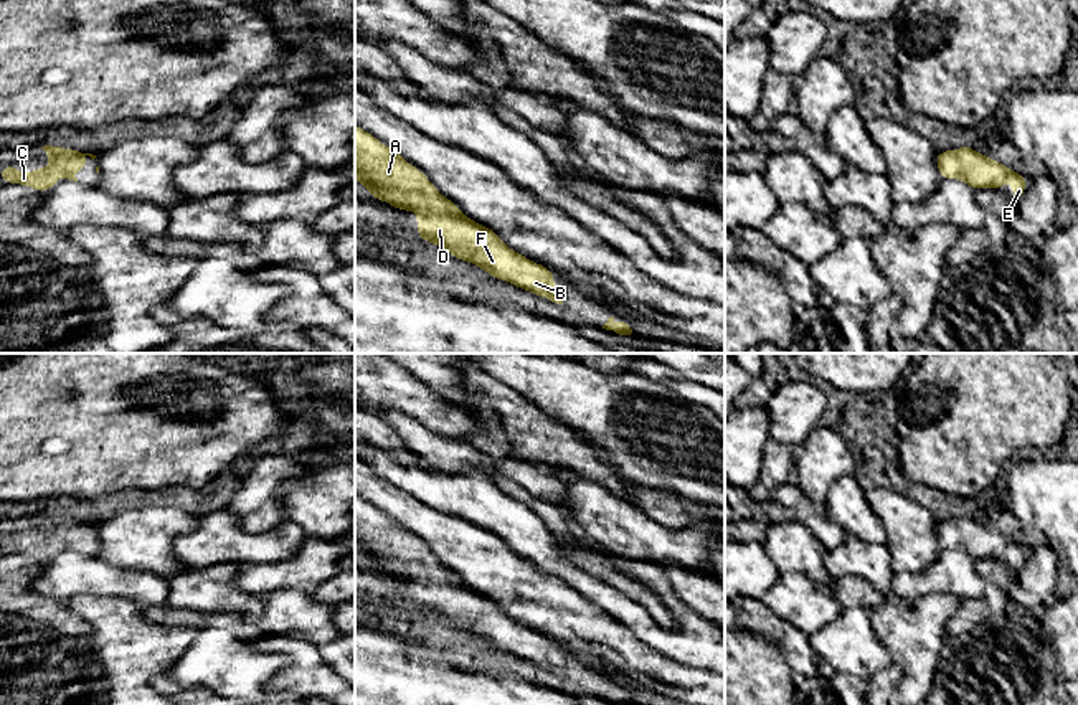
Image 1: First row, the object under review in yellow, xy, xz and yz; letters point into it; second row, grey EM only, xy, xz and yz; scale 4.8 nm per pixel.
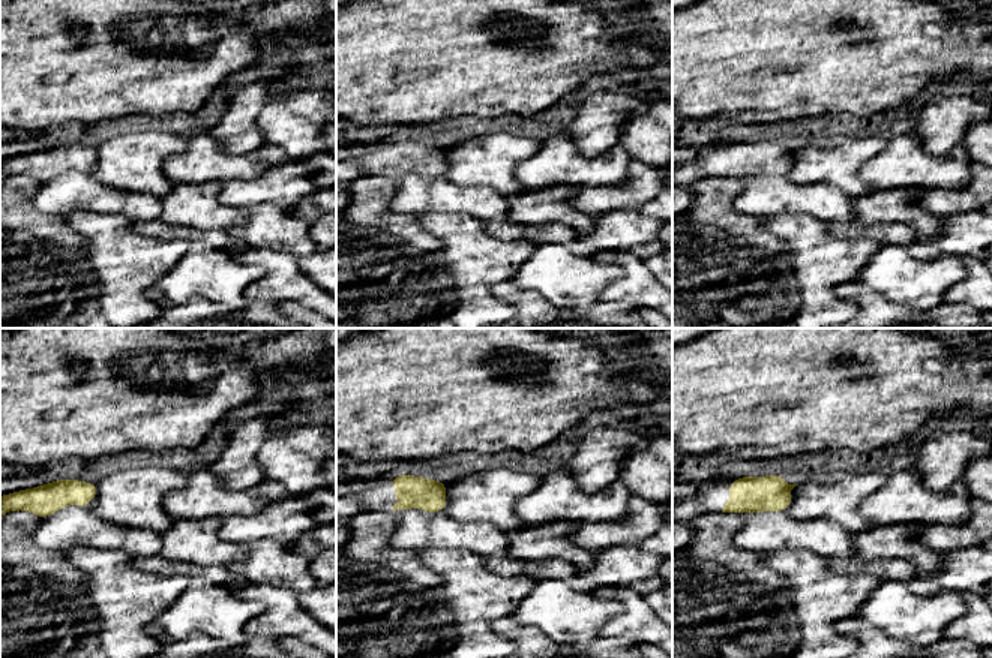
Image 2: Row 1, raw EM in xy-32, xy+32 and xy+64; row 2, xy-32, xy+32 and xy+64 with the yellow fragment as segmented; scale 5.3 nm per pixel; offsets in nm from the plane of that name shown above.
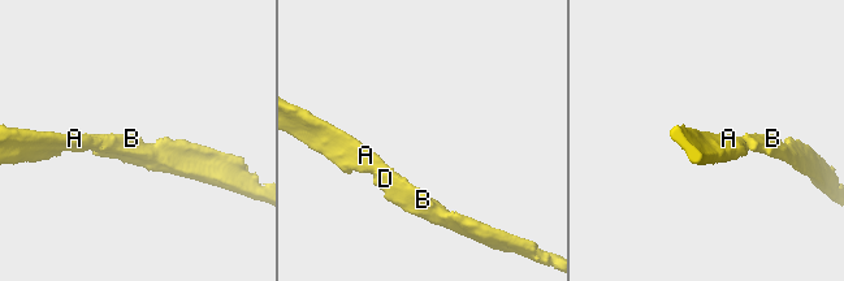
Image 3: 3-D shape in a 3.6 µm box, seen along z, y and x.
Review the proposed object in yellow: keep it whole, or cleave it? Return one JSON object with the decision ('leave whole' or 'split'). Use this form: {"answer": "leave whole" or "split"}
{"answer": "leave whole"}

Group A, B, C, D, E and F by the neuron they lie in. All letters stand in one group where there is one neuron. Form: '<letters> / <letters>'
A B C D E F

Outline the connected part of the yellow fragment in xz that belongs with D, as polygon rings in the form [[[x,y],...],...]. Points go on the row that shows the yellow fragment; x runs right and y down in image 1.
[[[355,125],[355,180],[362,182],[375,200],[383,200],[396,210],[416,211],[421,239],[446,248],[456,259],[472,263],[492,277],[563,304],[560,289],[553,286],[555,274],[548,267],[515,253],[494,229],[462,215],[461,206],[442,196],[421,170],[358,125]]]

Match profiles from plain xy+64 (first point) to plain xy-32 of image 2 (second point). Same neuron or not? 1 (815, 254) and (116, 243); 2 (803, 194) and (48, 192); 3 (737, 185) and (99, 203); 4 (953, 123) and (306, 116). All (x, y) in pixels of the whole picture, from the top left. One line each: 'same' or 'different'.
1: same
2: same
3: different
4: different

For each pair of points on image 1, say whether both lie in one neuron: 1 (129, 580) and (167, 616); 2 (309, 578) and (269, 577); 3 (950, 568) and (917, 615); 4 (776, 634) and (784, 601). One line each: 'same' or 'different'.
1: different
2: same
3: different
4: different

